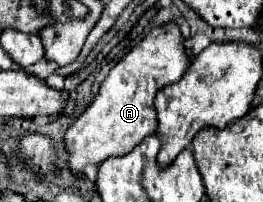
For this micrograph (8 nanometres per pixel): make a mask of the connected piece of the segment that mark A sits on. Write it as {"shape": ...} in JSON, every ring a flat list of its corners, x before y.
{"shape":[[167,23,153,29,135,49,131,49,107,75,99,95,87,111,65,131,63,141,69,153,67,167,73,175,85,177,85,167,99,167,109,157,131,153,137,143,157,131,157,111,153,105,155,93,171,83,177,83,187,71,191,59,185,55,185,37,177,23]]}

